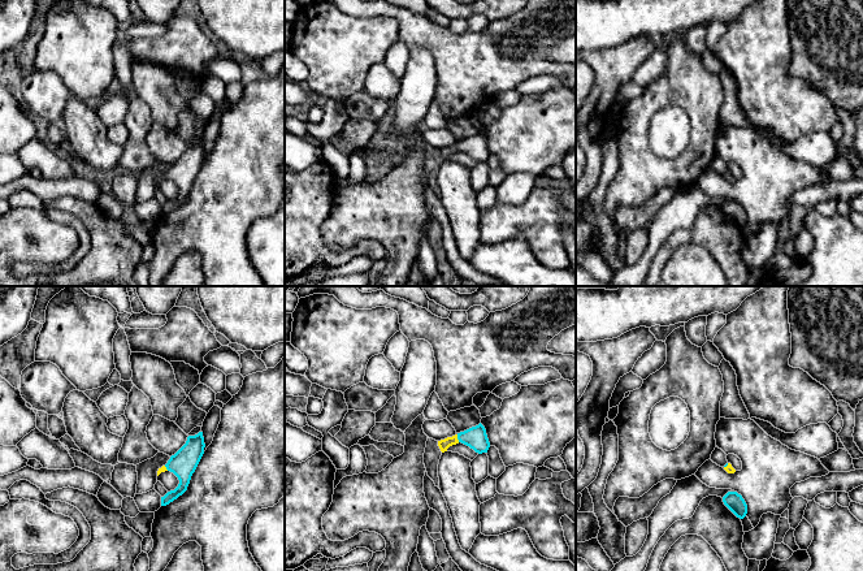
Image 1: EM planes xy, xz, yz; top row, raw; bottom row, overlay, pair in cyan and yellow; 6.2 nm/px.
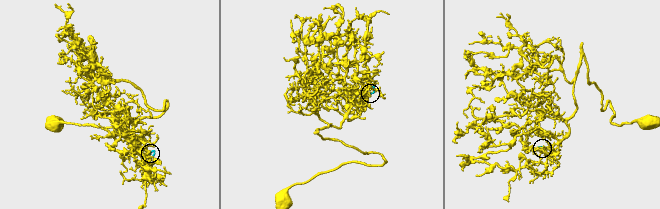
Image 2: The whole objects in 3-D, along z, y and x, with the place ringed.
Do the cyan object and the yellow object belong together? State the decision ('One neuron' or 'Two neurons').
One neuron

